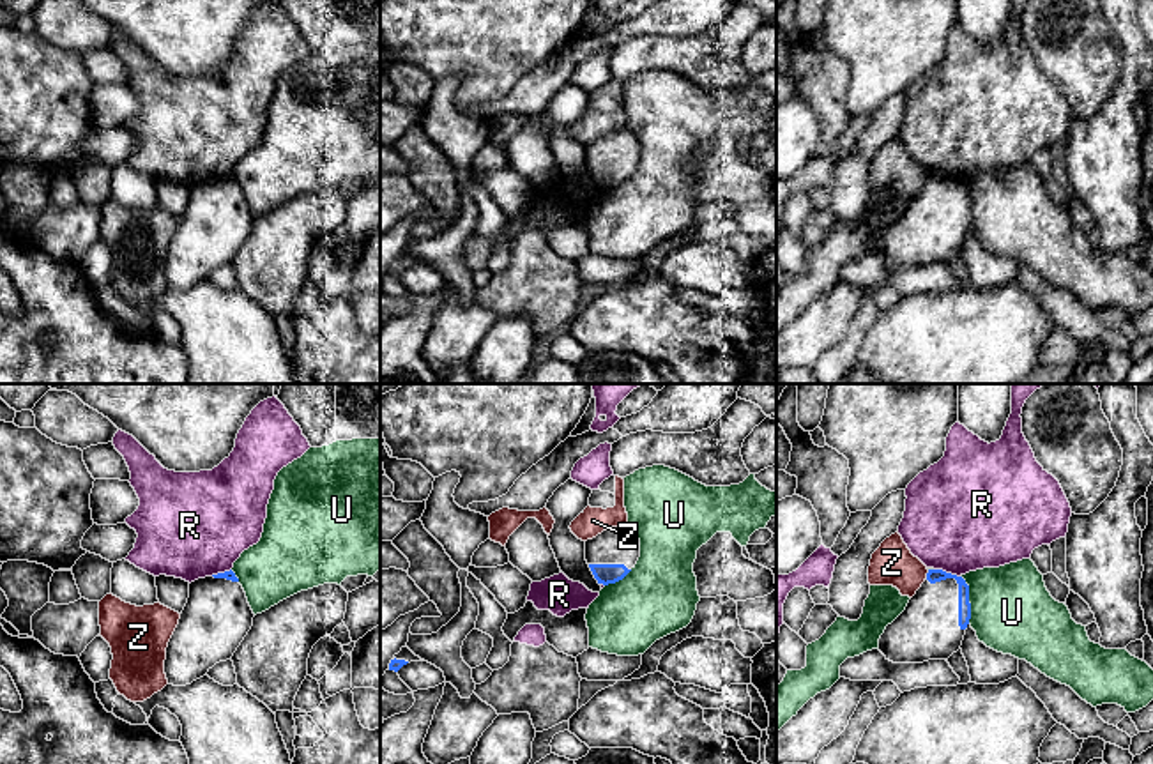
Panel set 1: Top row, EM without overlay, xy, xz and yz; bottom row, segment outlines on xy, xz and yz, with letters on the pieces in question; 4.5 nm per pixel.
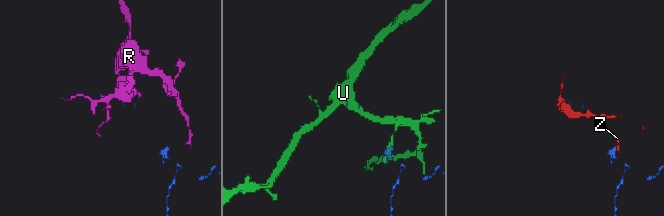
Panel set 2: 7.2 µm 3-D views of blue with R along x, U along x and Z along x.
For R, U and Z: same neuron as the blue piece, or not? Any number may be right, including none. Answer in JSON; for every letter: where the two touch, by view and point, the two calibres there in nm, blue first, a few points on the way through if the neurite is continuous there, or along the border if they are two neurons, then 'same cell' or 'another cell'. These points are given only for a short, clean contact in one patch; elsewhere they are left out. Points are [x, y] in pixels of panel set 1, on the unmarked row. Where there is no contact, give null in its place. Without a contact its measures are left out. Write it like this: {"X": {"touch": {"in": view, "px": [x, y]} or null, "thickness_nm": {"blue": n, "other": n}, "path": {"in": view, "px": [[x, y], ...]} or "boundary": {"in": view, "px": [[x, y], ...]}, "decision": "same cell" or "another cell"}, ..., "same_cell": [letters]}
{"R": {"touch": {"in": "yz", "px": [945, 175]}, "thickness_nm": {"blue": 60, "other": 480}, "boundary": {"in": "yz", "px": [[934, 172], [959, 181]]}, "decision": "another cell"}, "U": {"touch": {"in": "yz", "px": [968, 204]}, "thickness_nm": {"blue": 60, "other": 380}, "decision": "another cell"}, "Z": {"touch": {"in": "yz", "px": [927, 177]}, "thickness_nm": {"blue": 60, "other": 190}, "decision": "another cell"}, "same_cell": []}

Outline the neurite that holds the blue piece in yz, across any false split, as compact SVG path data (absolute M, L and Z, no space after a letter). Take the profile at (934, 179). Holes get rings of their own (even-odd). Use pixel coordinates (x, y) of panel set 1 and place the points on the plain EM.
M928 173L905 214L886 230L879 255L893 267L948 264L960 253L969 223L966 184L943 173Z

